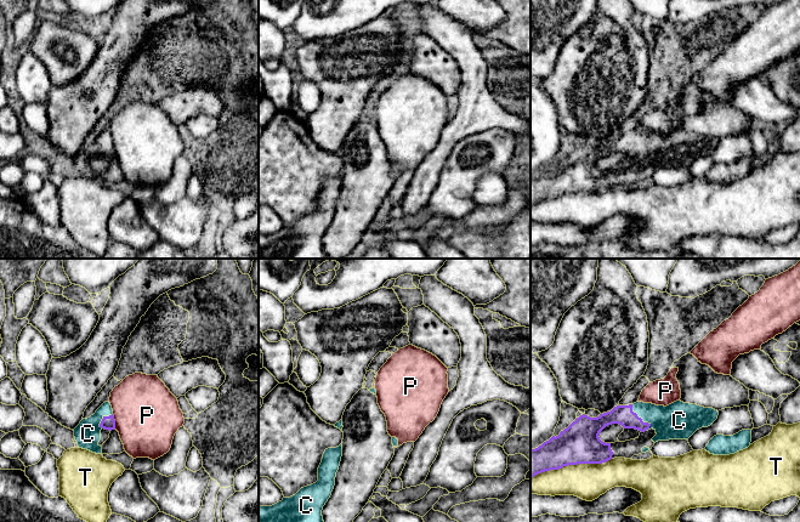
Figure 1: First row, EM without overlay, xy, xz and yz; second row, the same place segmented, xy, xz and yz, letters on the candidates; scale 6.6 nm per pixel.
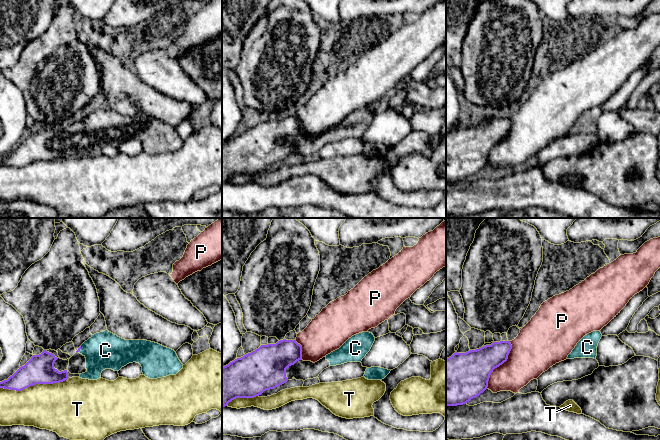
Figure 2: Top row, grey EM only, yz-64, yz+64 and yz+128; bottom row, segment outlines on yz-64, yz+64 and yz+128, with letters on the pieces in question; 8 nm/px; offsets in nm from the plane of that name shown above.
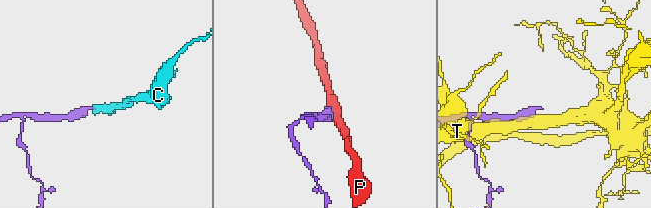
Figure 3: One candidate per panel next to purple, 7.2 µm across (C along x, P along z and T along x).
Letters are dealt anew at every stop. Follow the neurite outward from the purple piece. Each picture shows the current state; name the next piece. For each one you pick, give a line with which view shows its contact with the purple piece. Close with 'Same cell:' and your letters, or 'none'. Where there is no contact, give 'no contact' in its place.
C: yz
Same cell: C

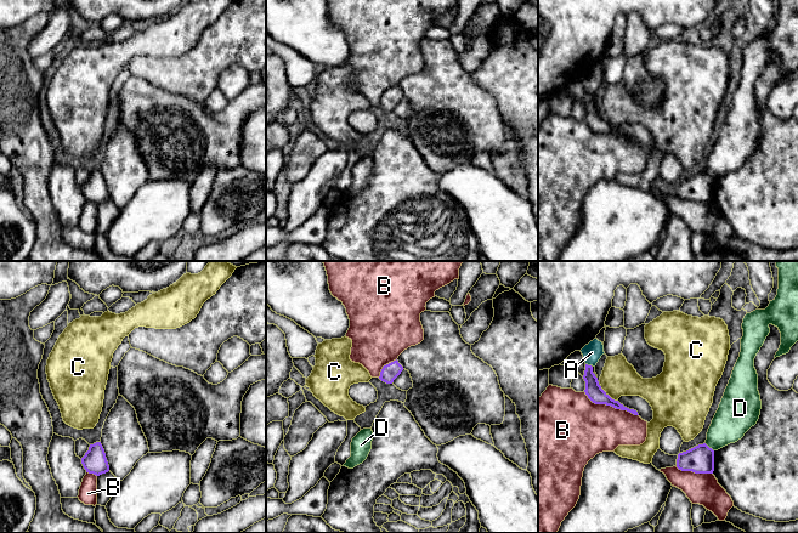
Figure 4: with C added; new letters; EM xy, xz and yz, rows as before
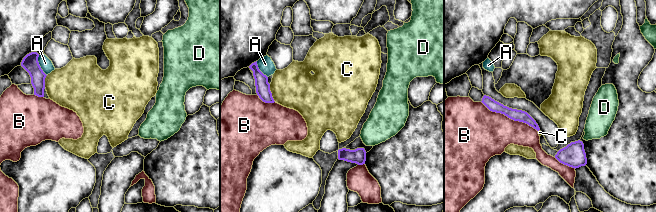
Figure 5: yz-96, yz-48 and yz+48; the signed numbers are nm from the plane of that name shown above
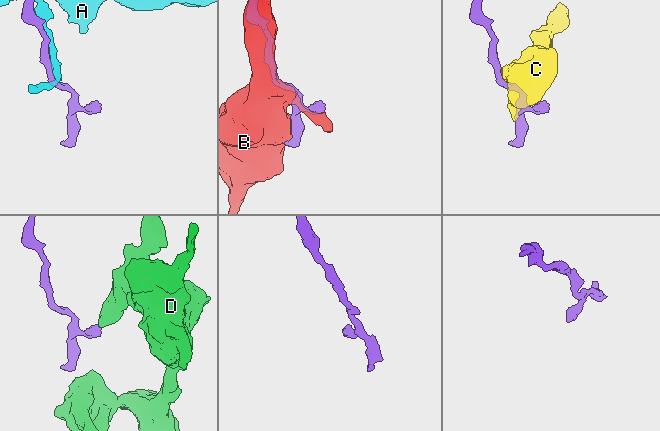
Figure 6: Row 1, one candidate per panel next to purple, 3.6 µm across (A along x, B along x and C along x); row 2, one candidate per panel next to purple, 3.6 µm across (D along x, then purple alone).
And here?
Same cell: none

